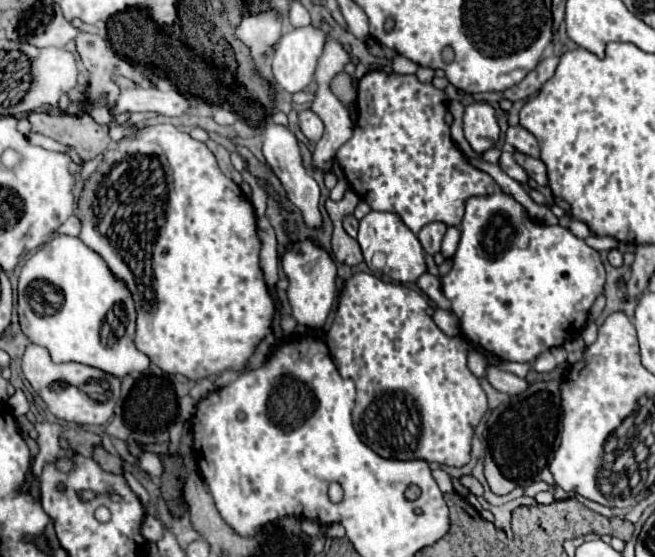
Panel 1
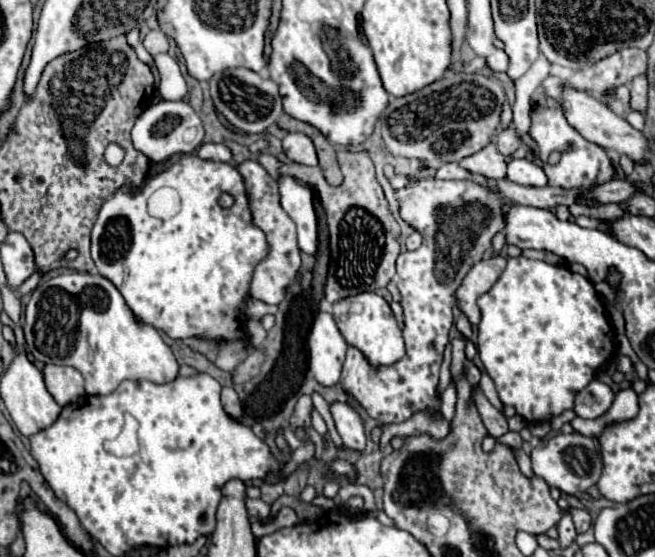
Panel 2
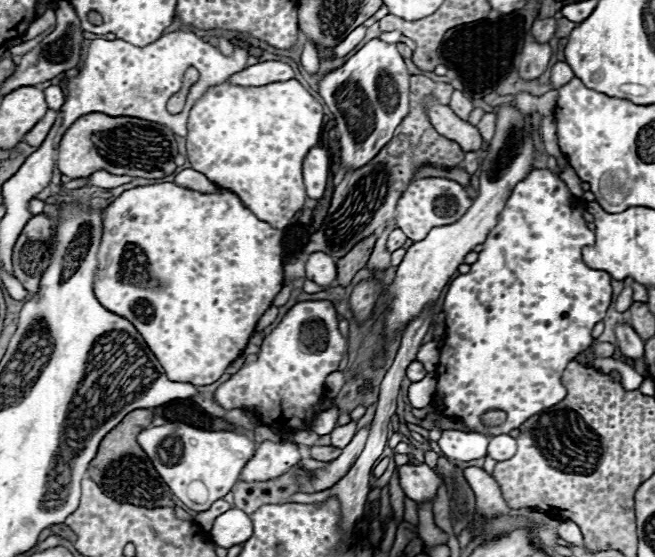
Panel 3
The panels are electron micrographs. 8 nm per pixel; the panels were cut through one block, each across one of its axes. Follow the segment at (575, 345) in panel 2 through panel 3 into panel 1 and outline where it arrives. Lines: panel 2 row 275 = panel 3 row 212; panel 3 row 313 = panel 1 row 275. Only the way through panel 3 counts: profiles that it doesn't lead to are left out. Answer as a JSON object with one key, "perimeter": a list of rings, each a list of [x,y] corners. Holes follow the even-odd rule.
{"perimeter":[[[496,190],[490,198],[470,198],[460,230],[462,236],[454,254],[454,266],[442,284],[446,298],[452,302],[452,314],[460,320],[460,330],[470,344],[502,360],[528,362],[544,350],[562,346],[574,326],[584,328],[588,310],[604,292],[606,282],[600,254],[584,240],[562,226],[536,224],[526,210],[502,190]]]}

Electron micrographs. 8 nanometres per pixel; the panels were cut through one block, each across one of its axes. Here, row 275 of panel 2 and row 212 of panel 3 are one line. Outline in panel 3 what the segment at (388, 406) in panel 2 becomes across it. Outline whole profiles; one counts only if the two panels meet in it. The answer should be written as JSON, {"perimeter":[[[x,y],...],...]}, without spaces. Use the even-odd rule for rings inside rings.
{"perimeter":[[[420,178],[410,182],[408,190],[402,194],[396,206],[396,226],[414,242],[424,240],[426,232],[430,228],[442,226],[442,224],[454,224],[454,220],[460,220],[472,204],[472,198],[468,196],[466,188],[460,186],[454,180],[448,178]]]}

